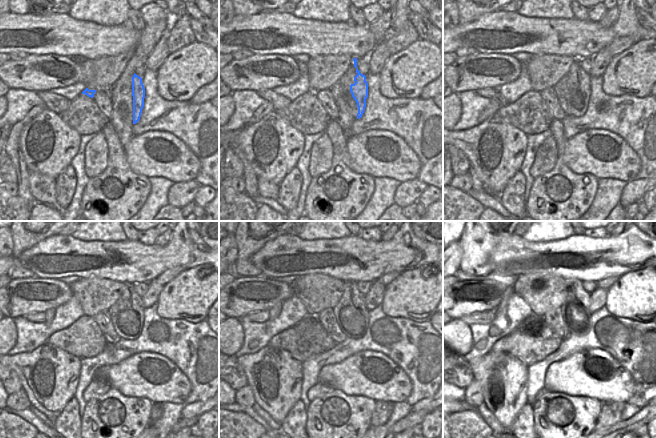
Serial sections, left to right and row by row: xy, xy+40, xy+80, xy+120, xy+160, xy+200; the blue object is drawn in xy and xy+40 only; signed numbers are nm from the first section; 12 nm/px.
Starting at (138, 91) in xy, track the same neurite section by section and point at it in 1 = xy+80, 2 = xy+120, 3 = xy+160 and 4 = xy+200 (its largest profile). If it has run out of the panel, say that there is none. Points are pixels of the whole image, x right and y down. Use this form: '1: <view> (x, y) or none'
1: xy+80 (584, 79)
2: xy+120 (136, 304)
3: xy+160 (359, 299)
4: xy+200 (583, 296)

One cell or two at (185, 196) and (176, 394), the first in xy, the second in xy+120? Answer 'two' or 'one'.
two

